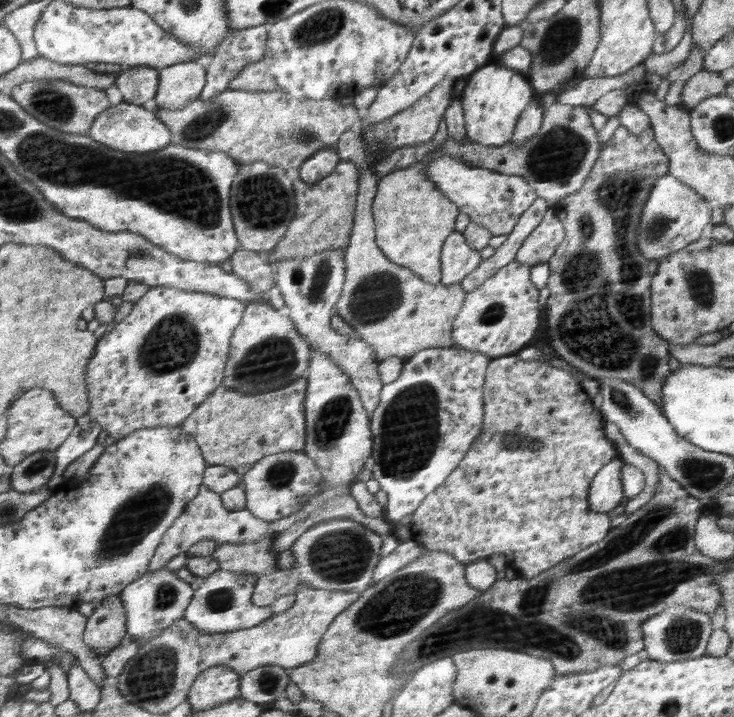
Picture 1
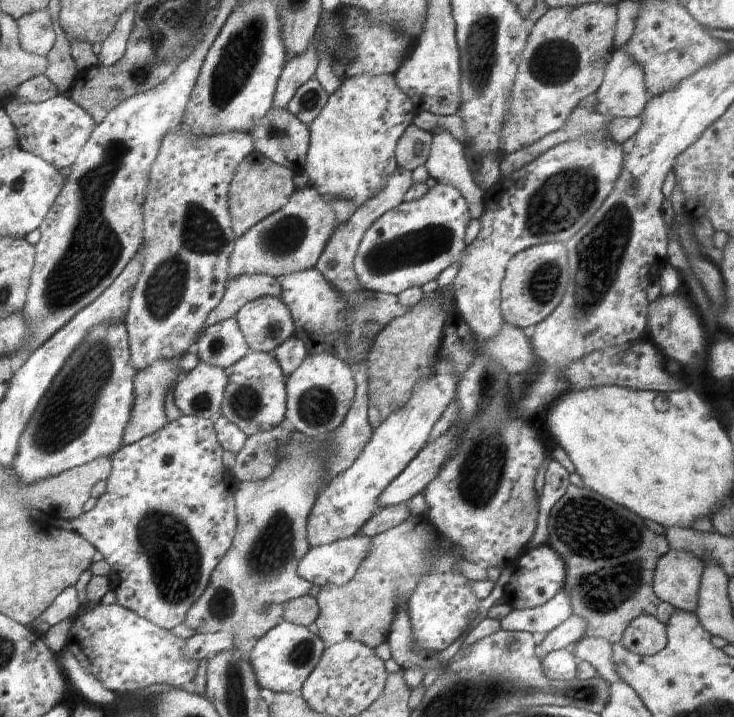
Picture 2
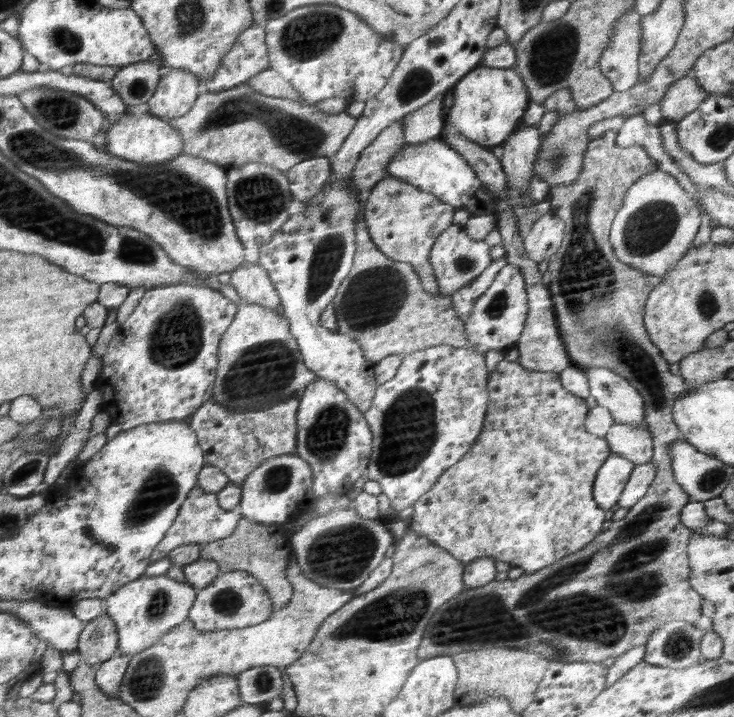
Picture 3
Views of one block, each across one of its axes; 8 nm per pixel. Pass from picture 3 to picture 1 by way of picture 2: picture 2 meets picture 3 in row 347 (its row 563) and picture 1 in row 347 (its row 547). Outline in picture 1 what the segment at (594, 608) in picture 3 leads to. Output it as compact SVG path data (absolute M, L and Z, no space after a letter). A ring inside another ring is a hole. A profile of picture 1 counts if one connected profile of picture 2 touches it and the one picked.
M618 127L614 134L610 137L607 142L602 144L602 154L599 155L598 162L595 163L595 166L592 167L590 178L587 179L587 183L584 184L582 190L577 191L575 195L570 195L564 200L560 200L559 203L556 203L552 206L554 211L556 211L556 216L562 221L565 230L565 236L562 239L562 242L556 247L554 254L547 260L546 263L550 266L550 278L548 279L547 288L550 289L550 298L548 300L548 304L545 306L545 324L546 324L546 334L548 336L548 340L550 340L551 348L555 352L555 357L561 358L565 360L568 364L579 370L580 372L589 375L592 379L602 379L602 378L618 378L618 380L627 381L628 384L636 385L636 388L642 389L643 392L655 402L657 406L659 406L660 410L661 404L663 404L663 388L665 386L665 382L668 380L668 375L670 374L670 368L668 368L668 342L663 340L652 328L652 318L651 318L651 281L656 274L657 267L659 265L658 259L648 259L644 257L643 253L640 252L639 245L636 244L636 240L638 239L639 234L639 224L640 224L640 216L642 216L642 211L644 208L644 204L646 204L646 200L648 200L648 196L650 196L650 192L652 192L652 188L654 188L654 184L656 184L656 180L662 178L664 174L669 174L670 171L670 158L664 154L662 148L658 141L655 139L654 133L652 132L651 127L646 127L644 131L640 131L638 135L632 135L630 131L626 127Z

